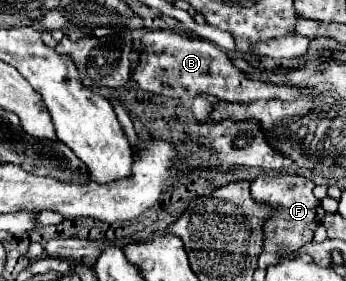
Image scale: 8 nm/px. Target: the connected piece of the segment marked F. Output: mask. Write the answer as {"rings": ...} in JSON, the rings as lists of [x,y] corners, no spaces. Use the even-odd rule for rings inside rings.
{"rings":[[[259,175],[251,183],[253,199],[257,203],[269,205],[273,213],[277,213],[269,217],[267,223],[263,223],[263,237],[265,237],[263,251],[275,253],[277,247],[287,251],[297,251],[309,241],[313,241],[313,233],[321,225],[321,217],[325,215],[321,201],[313,195],[313,187],[315,187],[313,181],[299,175]]]}

